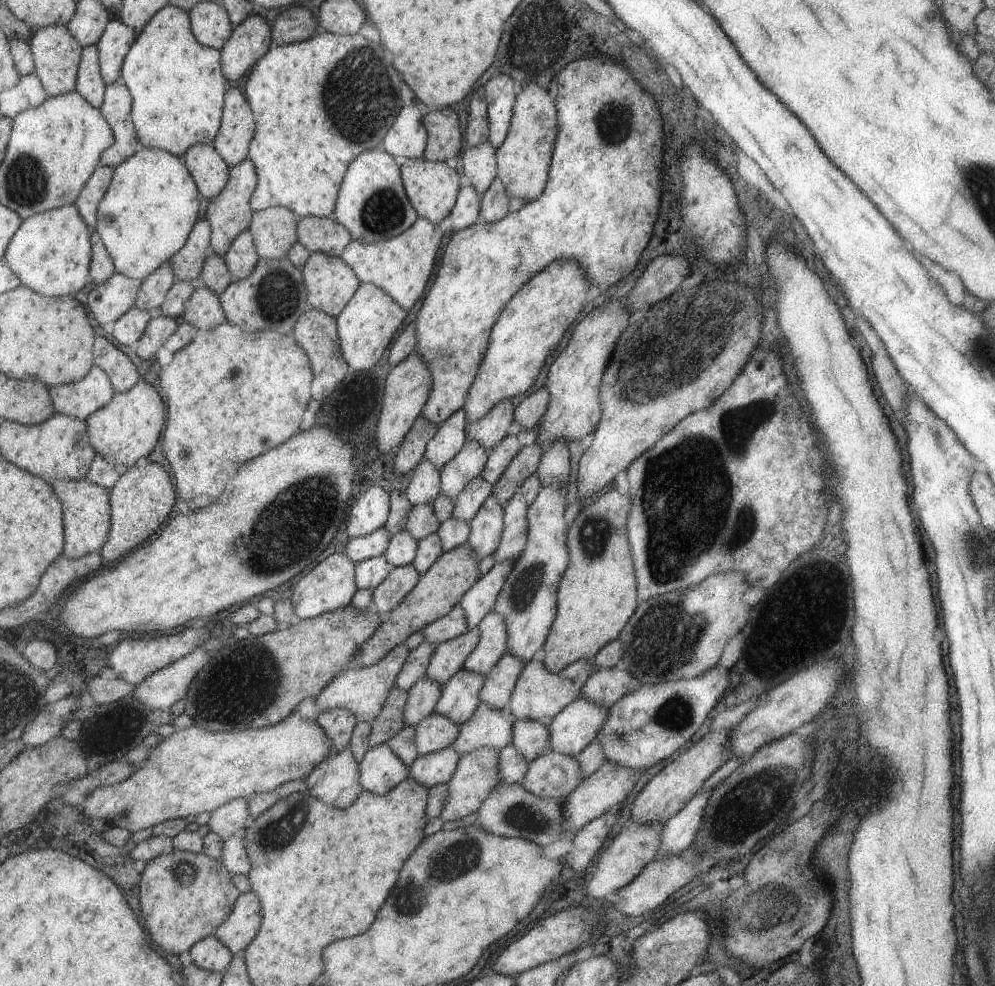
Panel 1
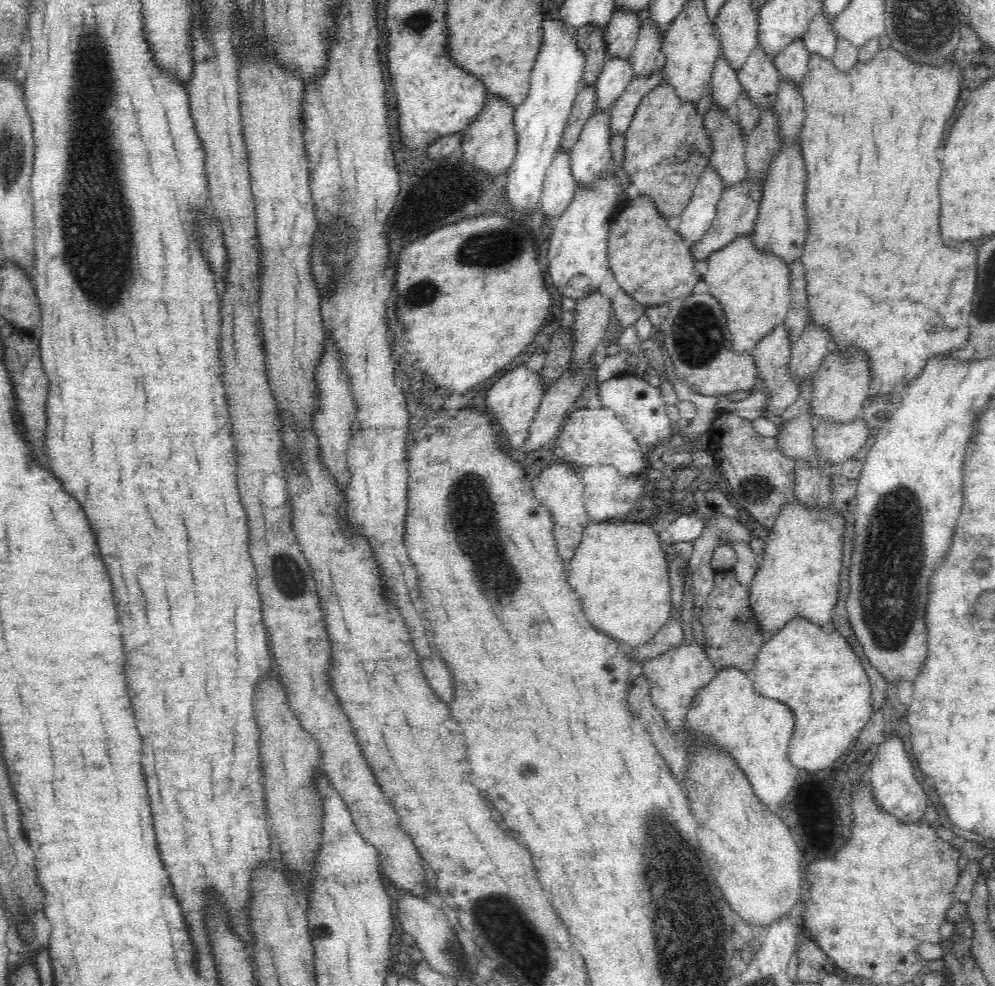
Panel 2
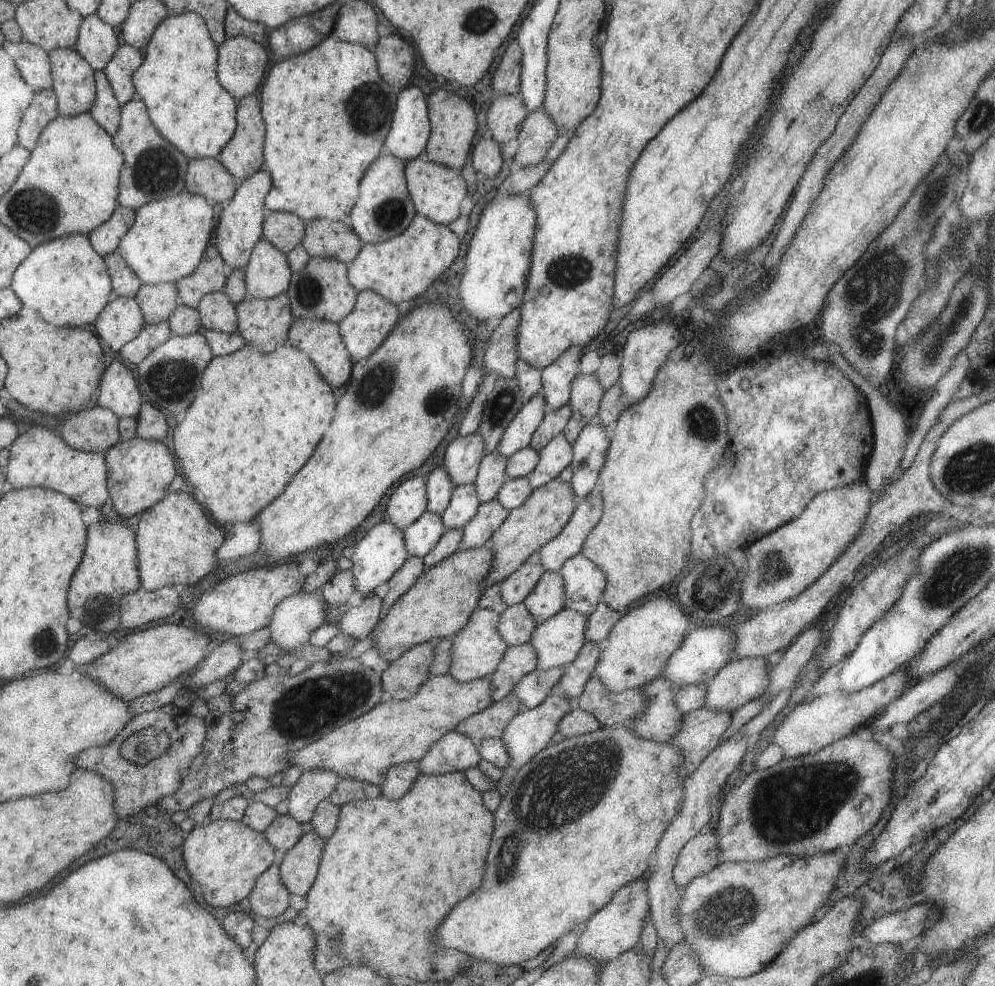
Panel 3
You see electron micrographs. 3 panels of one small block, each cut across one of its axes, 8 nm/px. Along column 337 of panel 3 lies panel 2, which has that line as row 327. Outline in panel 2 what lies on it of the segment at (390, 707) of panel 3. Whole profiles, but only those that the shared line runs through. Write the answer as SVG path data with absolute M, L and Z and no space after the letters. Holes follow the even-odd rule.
M742 234L728 246L710 254L705 276L708 292L720 303L731 332L732 350L750 352L785 320L790 306L790 269L771 254L760 254L751 243L750 234Z

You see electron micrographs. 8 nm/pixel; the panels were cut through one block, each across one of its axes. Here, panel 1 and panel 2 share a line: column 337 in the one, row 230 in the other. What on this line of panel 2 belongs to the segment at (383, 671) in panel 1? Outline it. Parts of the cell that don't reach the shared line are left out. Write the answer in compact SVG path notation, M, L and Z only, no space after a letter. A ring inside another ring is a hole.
M706 167L703 171L696 181L689 203L679 216L680 222L675 230L685 245L690 247L710 228L725 188L711 168Z

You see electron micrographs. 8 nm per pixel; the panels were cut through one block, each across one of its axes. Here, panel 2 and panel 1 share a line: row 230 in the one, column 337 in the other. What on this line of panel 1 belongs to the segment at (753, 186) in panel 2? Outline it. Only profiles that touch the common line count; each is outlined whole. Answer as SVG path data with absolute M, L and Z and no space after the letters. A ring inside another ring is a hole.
M341 707L325 709L314 721L331 739L332 747L330 752L336 753L349 746L349 737L356 720L348 710Z

